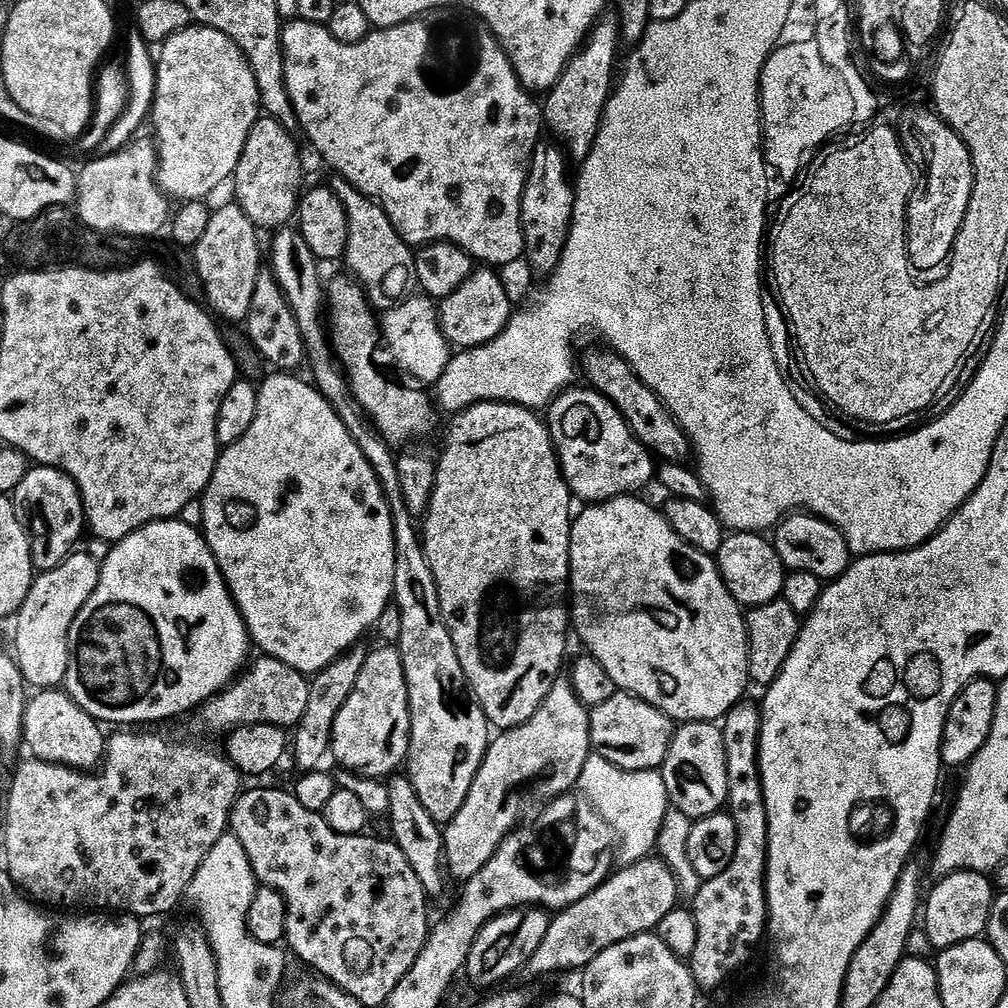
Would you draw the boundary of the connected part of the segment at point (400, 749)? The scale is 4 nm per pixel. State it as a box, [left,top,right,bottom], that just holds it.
[331,646,410,780]

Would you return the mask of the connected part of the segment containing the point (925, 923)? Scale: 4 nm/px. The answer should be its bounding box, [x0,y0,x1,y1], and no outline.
[922,872,993,950]

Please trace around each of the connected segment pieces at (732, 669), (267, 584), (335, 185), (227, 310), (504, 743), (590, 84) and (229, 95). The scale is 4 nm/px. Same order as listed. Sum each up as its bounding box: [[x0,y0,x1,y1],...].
[[570,494,750,722],[202,370,396,674],[330,178,418,309],[194,202,262,322],[443,678,594,882],[542,14,622,162],[150,26,262,201]]

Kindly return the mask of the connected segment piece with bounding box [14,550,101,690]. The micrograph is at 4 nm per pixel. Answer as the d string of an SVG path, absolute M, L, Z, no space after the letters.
M77 550L62 562L62 566L54 566L54 570L39 573L30 586L30 594L26 594L26 602L22 602L19 612L14 617L16 623L16 648L14 655L16 665L22 670L25 685L32 690L56 690L67 681L70 666L70 629L74 626L74 618L86 606L90 594L96 592L100 581L101 561L95 560L88 552Z

